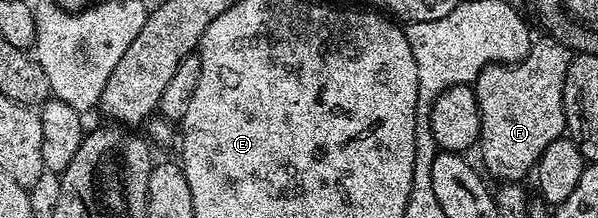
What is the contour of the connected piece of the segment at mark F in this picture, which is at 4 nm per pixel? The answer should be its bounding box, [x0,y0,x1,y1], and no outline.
[472,36,572,183]

